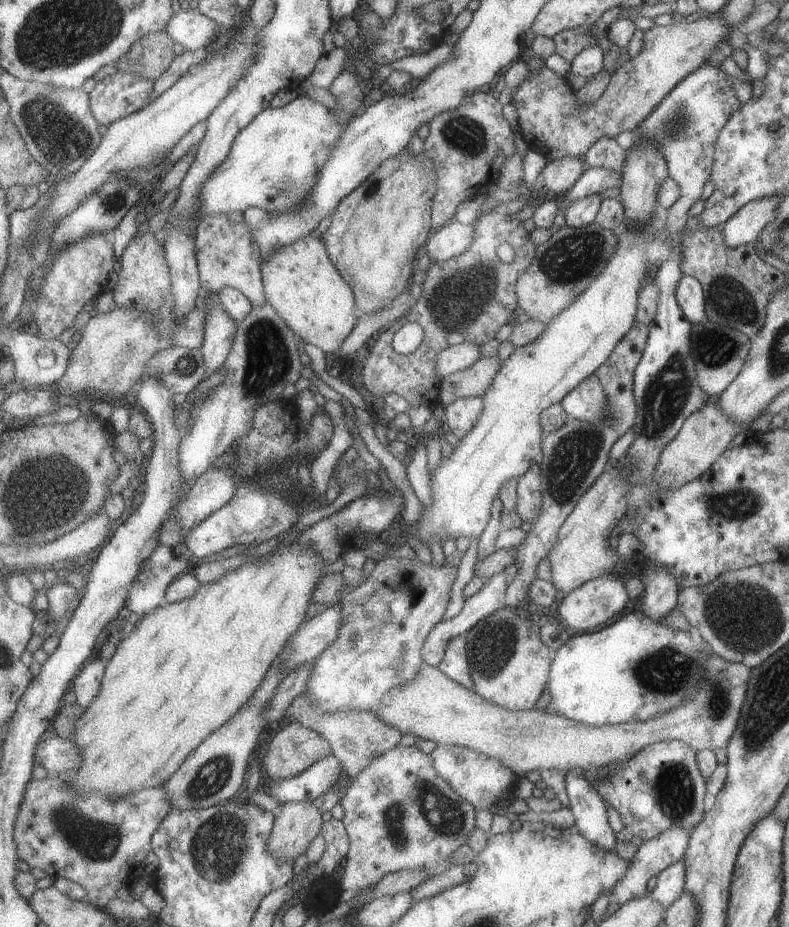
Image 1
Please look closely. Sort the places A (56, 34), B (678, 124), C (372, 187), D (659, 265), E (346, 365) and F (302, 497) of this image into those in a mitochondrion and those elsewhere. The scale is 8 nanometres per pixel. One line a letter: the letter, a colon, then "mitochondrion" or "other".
A: mitochondrion
B: mitochondrion
C: other
D: other
E: other
F: other

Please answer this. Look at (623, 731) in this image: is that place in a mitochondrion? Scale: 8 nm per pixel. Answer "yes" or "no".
no

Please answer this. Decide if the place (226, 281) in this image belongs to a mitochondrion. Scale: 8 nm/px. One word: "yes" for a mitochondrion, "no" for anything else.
no

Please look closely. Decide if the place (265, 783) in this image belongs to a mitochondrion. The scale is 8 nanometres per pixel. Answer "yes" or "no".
no

